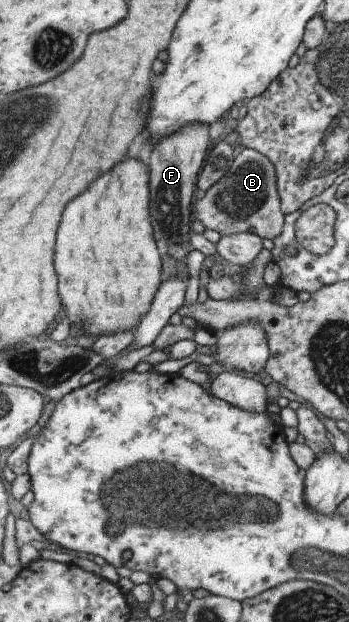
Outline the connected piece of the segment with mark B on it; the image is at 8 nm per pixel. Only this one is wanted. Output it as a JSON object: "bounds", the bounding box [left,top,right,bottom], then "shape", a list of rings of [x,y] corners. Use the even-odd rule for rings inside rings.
{"bounds":[192,148,283,240],"shape":[[[243,148],[233,159],[226,173],[205,191],[200,200],[192,200],[192,220],[198,220],[206,230],[214,230],[220,236],[238,232],[248,232],[256,237],[273,240],[282,229],[283,213],[280,211],[279,197],[275,186],[274,166],[264,155],[252,148]]]}

